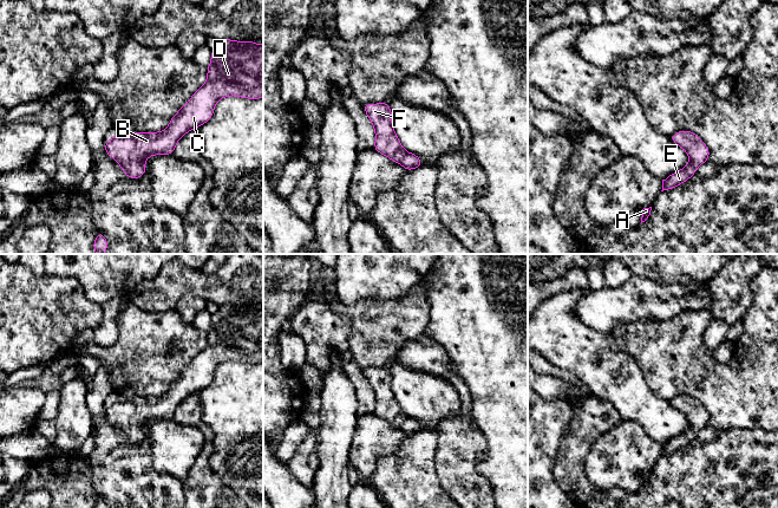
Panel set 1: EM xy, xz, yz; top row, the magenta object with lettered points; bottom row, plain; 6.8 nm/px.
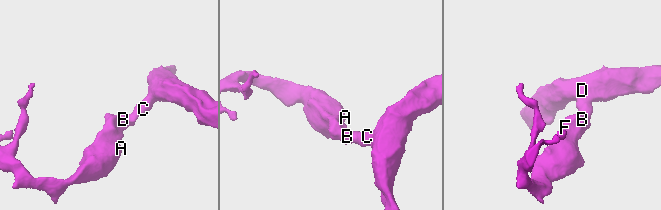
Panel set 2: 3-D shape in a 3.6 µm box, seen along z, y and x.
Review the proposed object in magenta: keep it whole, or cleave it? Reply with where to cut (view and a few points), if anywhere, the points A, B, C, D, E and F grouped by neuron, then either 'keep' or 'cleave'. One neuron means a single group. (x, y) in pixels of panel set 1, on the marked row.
no cut; A B C D E F; keep

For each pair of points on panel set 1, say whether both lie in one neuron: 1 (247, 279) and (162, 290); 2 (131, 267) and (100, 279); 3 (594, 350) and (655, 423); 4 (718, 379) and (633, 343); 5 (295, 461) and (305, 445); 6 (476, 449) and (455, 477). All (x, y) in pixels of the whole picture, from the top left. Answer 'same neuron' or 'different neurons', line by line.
1: same neuron
2: same neuron
3: same neuron
4: same neuron
5: same neuron
6: same neuron

